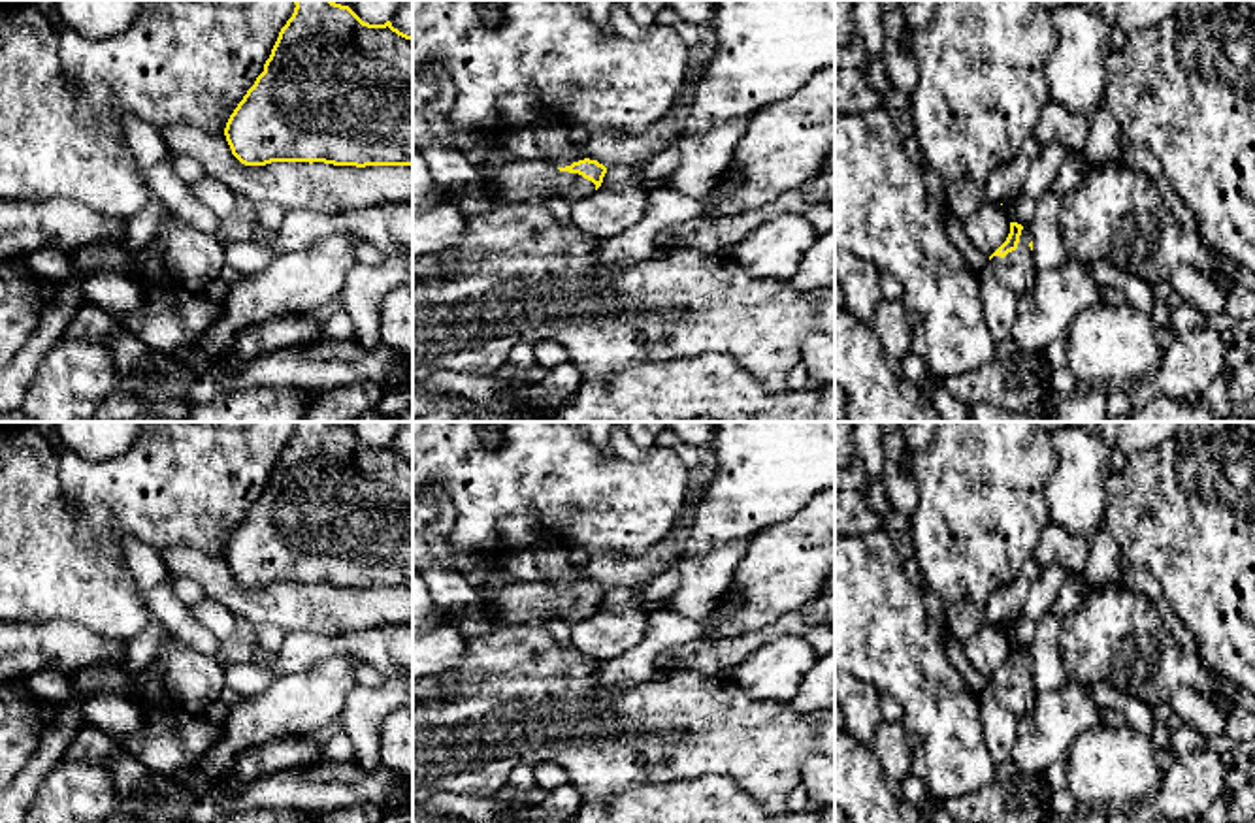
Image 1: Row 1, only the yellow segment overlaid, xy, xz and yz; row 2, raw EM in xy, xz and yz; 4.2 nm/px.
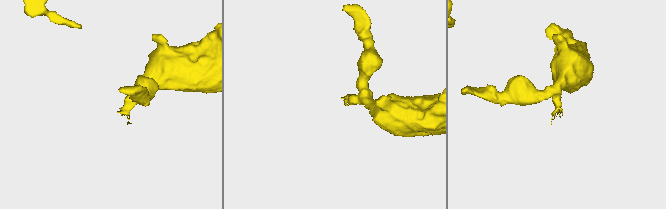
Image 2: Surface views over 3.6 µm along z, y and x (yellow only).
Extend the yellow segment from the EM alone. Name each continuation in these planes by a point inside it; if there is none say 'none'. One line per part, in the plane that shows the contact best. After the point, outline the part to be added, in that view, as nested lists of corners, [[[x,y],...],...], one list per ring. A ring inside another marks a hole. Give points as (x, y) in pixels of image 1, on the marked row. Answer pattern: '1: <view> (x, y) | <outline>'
1: yz (1016, 270) | [[[1023,228],[1016,250],[1008,252],[1004,258],[991,258],[997,279],[1019,298],[1027,296],[1036,281],[1036,267],[1029,243],[1031,232]]]

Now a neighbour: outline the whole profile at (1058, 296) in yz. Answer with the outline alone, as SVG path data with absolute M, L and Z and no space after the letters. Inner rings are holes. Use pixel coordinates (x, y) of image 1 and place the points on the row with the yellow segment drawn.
M1067 260L1061 267L1036 271L1035 284L1019 301L1012 339L1023 352L1044 352L1067 335L1080 313L1099 305L1100 284L1085 264Z

